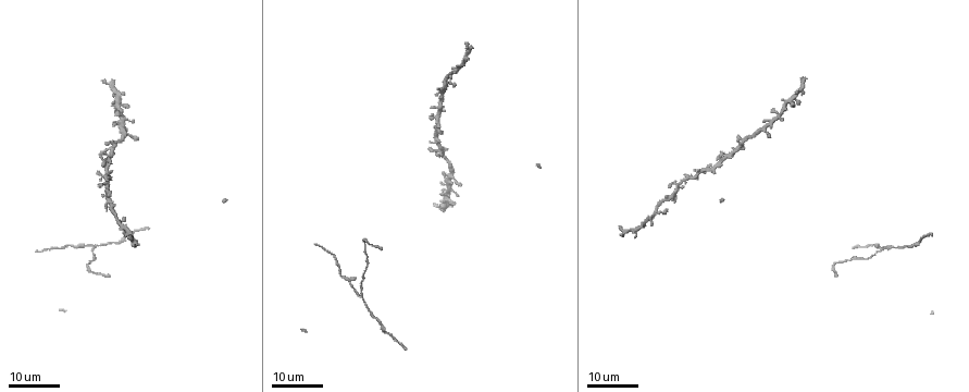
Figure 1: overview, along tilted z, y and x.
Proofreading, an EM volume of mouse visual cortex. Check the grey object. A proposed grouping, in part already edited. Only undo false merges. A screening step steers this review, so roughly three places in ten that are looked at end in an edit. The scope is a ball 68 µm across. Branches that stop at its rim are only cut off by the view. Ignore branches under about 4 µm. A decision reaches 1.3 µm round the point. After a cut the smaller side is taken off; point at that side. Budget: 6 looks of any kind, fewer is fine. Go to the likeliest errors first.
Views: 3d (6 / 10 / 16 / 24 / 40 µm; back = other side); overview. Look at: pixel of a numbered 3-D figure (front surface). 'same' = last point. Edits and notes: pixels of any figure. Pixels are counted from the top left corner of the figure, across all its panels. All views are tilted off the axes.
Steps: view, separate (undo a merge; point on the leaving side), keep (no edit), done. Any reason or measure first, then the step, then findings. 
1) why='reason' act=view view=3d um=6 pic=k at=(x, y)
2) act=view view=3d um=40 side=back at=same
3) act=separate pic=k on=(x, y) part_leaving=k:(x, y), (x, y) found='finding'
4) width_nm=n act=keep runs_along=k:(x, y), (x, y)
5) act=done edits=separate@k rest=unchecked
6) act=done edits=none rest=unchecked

act=view view=3d um=24 pic=1 at=(358, 297)

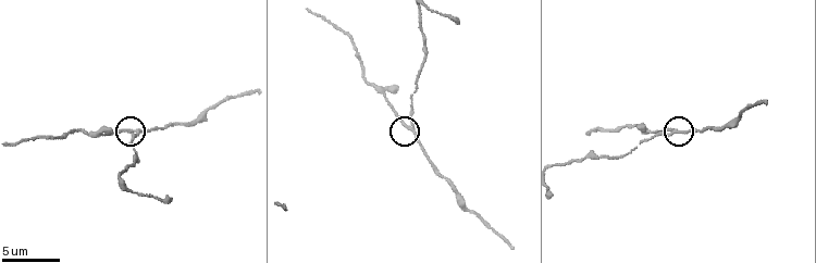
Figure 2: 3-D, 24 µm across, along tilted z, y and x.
act=view view=3d um=6 pic=2 at=(410, 128)

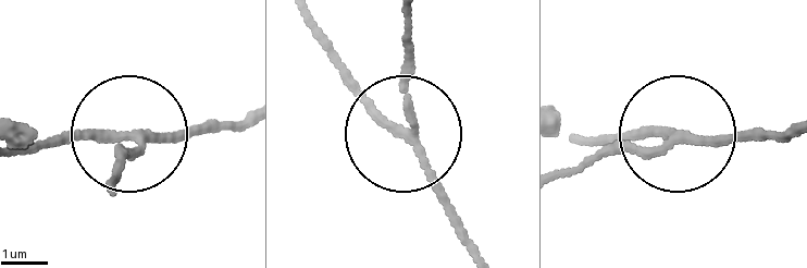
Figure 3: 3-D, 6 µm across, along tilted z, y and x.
width_nm=170 act=keep found='continuous, no second cell'

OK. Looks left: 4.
why='three arms meet' act=view view=3d um=24 pic=1 at=(119, 219)

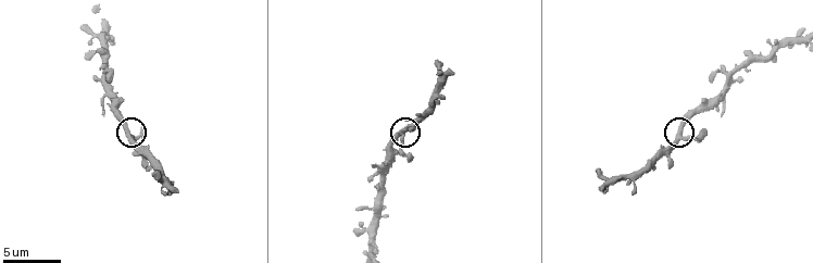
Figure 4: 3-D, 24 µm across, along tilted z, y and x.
act=view view=3d um=10 pic=4 at=(678, 138)

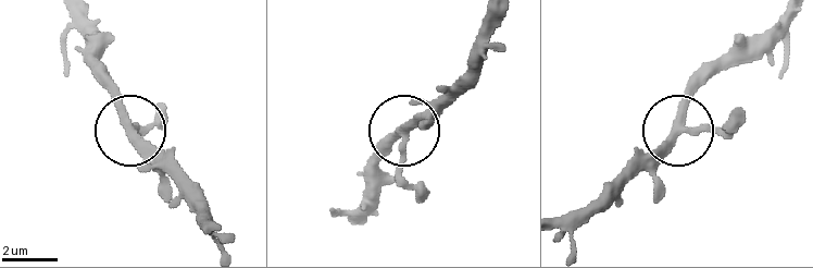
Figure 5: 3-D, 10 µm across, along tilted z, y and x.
width_nm=280 act=keep runs_along=5:(787, 13), (713, 71), (679, 129), (636, 170) found='continuous, no second cell'

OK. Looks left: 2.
why='sudden change in width' act=view view=3d um=10 pic=2 at=(79, 129)

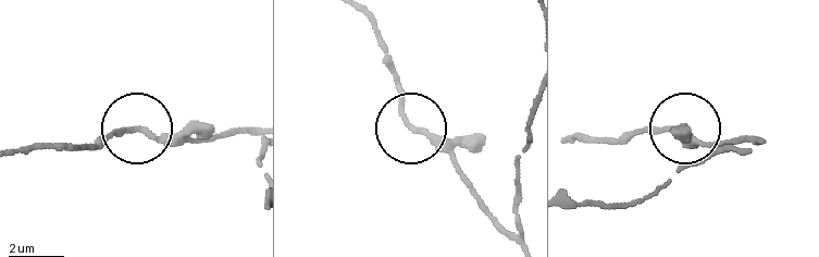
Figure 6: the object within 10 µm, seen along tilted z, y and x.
act=view view=3d um=10 side=back pic=6 at=(412, 125)

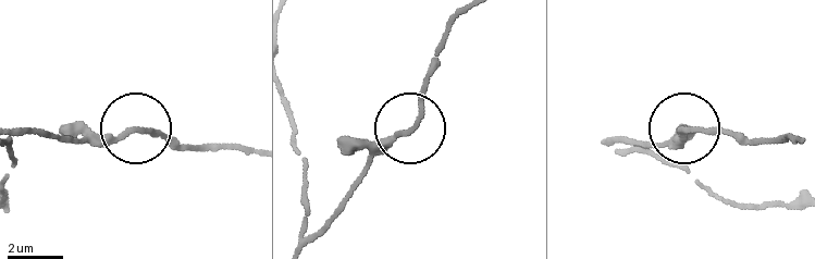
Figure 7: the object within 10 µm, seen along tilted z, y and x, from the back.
act=keep runs_along=7:(24, 134), (103, 144), (143, 131), (174, 139) found='one cell here'

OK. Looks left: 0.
act=done edits=none rest=unchecked

